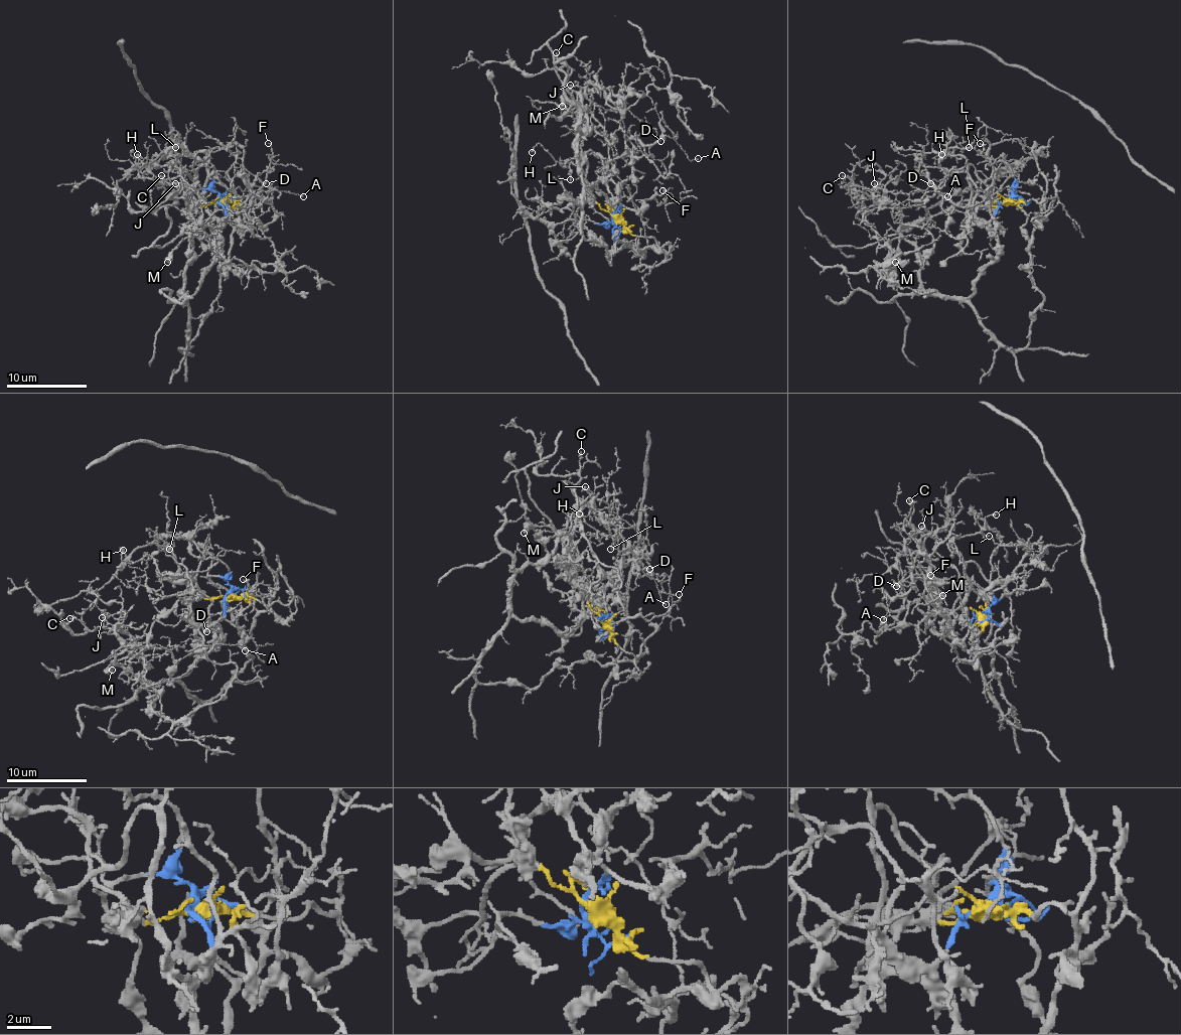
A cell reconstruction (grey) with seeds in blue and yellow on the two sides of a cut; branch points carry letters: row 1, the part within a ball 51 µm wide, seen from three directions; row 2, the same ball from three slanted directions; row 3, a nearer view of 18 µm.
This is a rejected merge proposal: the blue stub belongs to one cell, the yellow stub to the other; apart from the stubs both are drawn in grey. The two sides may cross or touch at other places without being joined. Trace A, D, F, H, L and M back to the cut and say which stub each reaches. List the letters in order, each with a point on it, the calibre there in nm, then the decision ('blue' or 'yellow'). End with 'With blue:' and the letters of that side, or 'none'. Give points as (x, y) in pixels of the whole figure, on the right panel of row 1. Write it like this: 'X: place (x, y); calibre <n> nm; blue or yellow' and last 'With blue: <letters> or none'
A: place (947, 196); calibre 110 nm; blue
D: place (930, 183); calibre 160 nm; blue
F: place (980, 143); calibre 150 nm; blue
H: place (941, 154); calibre 160 nm; blue
L: place (969, 147); calibre 110 nm; blue
M: place (895, 262); calibre 480 nm; blue
With blue: A, D, F, H, L, M

